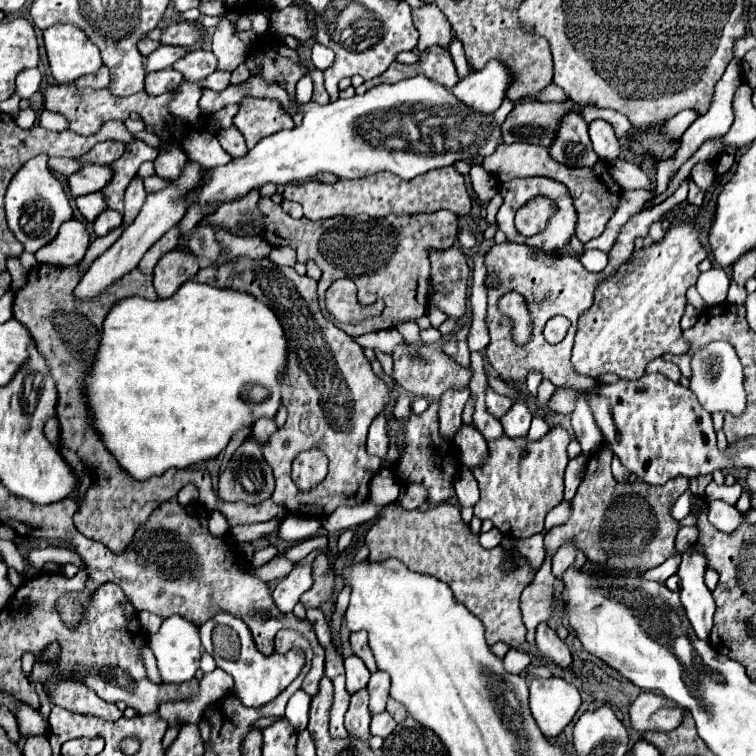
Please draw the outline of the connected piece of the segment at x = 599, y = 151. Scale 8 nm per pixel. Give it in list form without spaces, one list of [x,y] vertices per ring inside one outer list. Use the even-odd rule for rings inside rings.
[[[596,119],[590,123],[590,139],[594,145],[594,151],[604,161],[614,161],[620,155],[620,143],[614,133],[614,127],[608,121]]]

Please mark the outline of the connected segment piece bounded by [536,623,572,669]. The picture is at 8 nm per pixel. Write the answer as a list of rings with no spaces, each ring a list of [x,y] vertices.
[[[540,623],[536,627],[536,647],[544,657],[552,659],[564,669],[572,665],[572,653],[568,645],[558,637],[558,633],[552,627],[548,627],[548,623]]]

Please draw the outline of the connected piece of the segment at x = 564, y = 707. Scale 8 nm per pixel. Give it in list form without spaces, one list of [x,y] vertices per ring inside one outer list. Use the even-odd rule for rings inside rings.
[[[562,677],[530,683],[530,711],[546,737],[556,737],[580,707],[580,693]]]

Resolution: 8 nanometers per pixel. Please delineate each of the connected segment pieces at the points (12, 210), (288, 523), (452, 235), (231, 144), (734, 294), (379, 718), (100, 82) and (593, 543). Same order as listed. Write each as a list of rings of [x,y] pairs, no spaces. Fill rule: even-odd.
[[[38,155],[20,167],[20,171],[8,185],[4,201],[8,227],[14,231],[16,239],[24,245],[26,251],[38,251],[58,233],[58,227],[68,221],[68,217],[72,217],[72,207],[68,203],[64,187],[50,171],[48,157],[44,155]]]
[[[290,513],[290,517],[286,517],[286,519],[280,523],[278,537],[280,537],[282,541],[288,542],[308,539],[308,537],[312,537],[320,527],[322,527],[322,521],[316,519],[316,517]]]
[[[260,199],[260,209],[264,213],[266,227],[260,235],[272,243],[290,245],[298,253],[298,261],[306,263],[314,259],[316,265],[322,269],[322,277],[318,281],[317,295],[322,313],[326,319],[332,319],[338,329],[346,331],[348,335],[364,335],[370,331],[380,329],[394,329],[404,321],[416,321],[426,315],[426,301],[428,301],[428,249],[448,249],[456,241],[458,233],[458,217],[452,211],[436,211],[436,213],[422,213],[422,215],[388,215],[388,217],[330,217],[322,221],[310,221],[306,217],[294,219],[282,211],[280,205],[272,203],[270,199]],[[340,277],[348,277],[358,287],[358,301],[362,305],[370,305],[376,299],[386,303],[384,313],[374,319],[366,319],[360,325],[342,325],[338,323],[324,307],[324,293],[326,289]]]
[[[236,127],[226,129],[226,131],[220,131],[220,133],[218,133],[218,141],[220,141],[222,149],[224,149],[228,155],[232,155],[232,157],[242,157],[242,155],[248,151],[242,133],[236,131]]]
[[[731,281],[730,287],[727,294],[727,302],[735,305],[743,305],[747,297],[747,291],[745,287],[742,287]]]
[[[378,713],[378,715],[372,715],[372,723],[370,723],[370,733],[372,735],[380,735],[380,737],[388,737],[396,727],[396,721],[386,713]]]
[[[102,67],[100,73],[96,75],[88,75],[88,77],[80,77],[78,81],[74,81],[74,87],[80,91],[80,89],[104,89],[107,88],[110,83],[110,74],[107,67]]]
[[[604,443],[586,463],[584,479],[572,499],[570,519],[544,535],[544,547],[546,553],[554,555],[564,543],[574,543],[596,565],[644,573],[678,553],[676,535],[680,521],[672,517],[672,505],[688,489],[688,479],[674,477],[666,485],[618,483],[610,471],[610,463],[612,451]]]

